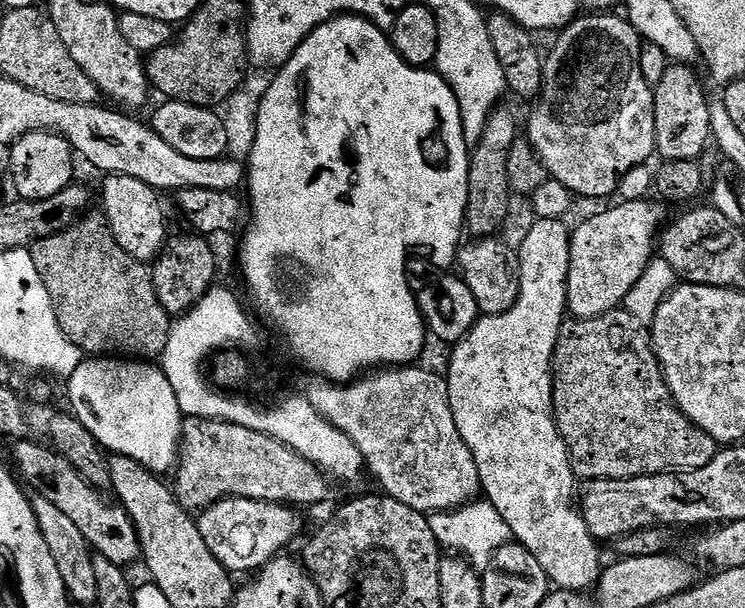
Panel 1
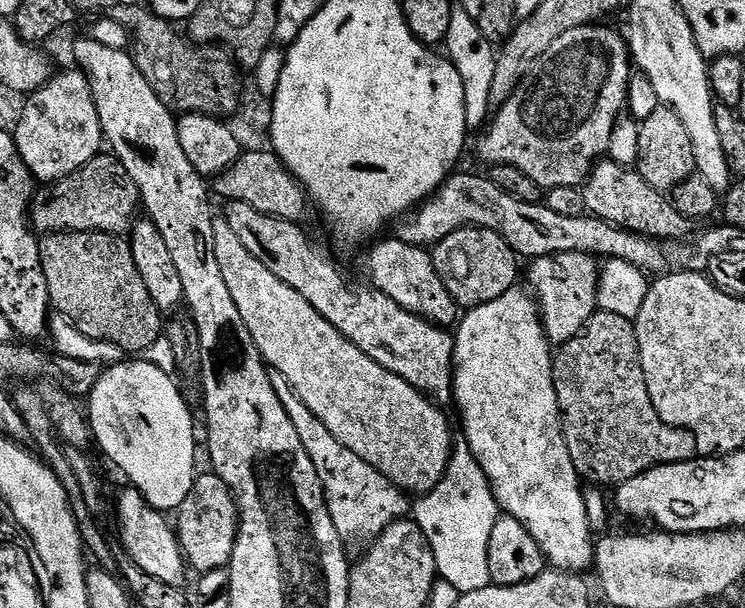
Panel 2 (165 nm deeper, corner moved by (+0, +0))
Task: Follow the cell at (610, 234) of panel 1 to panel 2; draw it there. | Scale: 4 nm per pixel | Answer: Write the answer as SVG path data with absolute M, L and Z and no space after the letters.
M567 252L557 256L538 256L531 261L531 264L528 280L532 283L531 291L540 309L540 321L544 324L544 333L553 345L559 346L570 342L570 338L577 336L586 326L588 319L598 311L597 257L588 256L585 252Z

